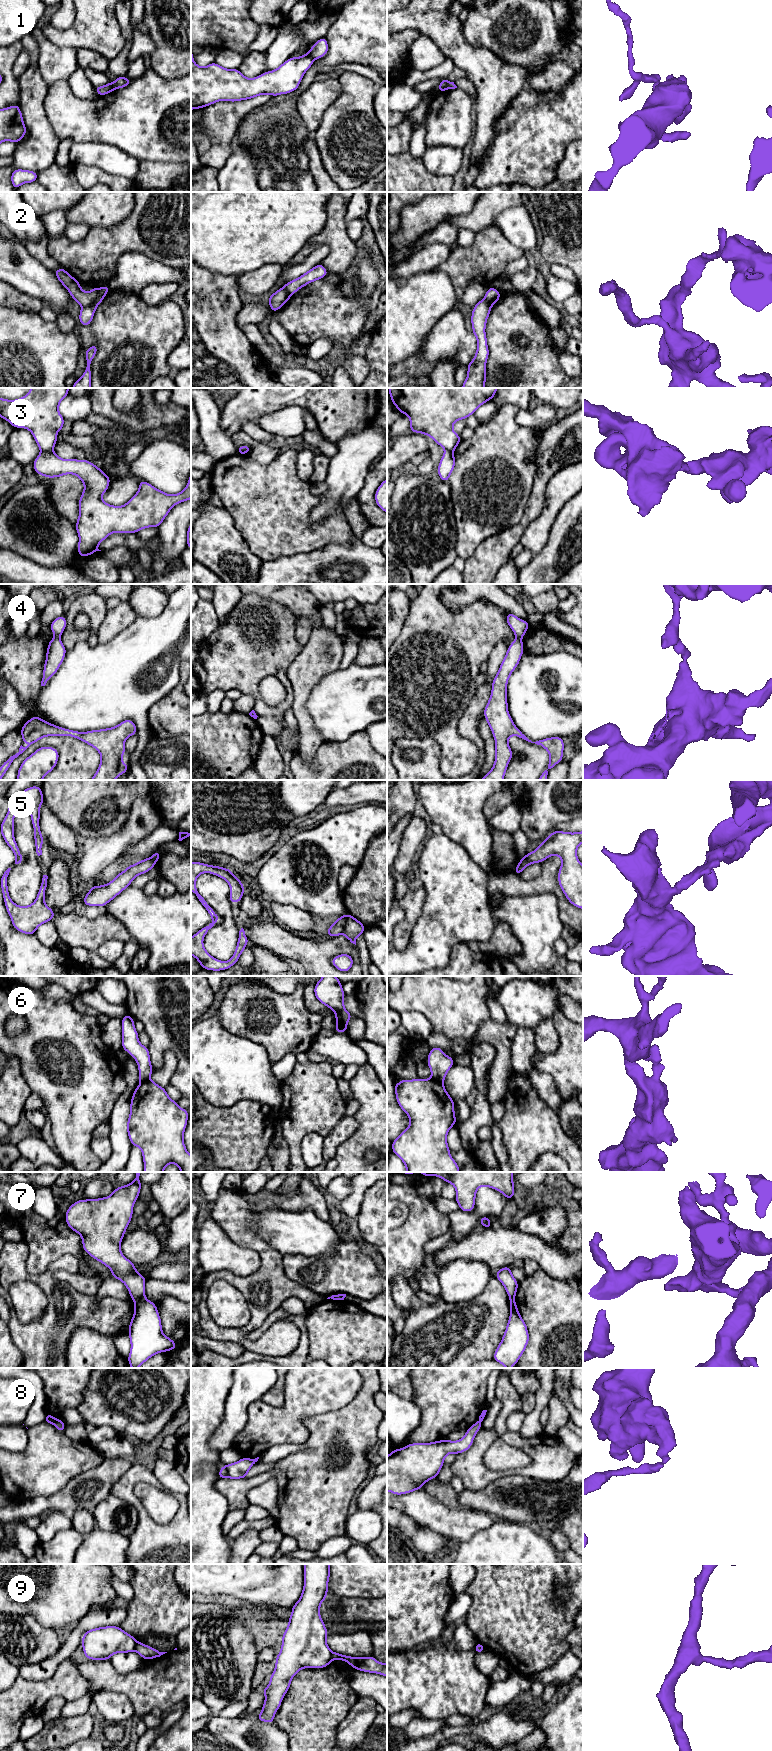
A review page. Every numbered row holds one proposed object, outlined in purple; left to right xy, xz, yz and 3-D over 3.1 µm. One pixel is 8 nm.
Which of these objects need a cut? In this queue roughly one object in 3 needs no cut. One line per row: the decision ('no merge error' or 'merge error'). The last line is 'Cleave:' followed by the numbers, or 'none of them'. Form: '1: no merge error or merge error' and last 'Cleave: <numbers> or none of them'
1: merge error
2: merge error
3: merge error
4: merge error
5: merge error
6: merge error
7: merge error
8: merge error
9: merge error
Cleave: 1, 2, 3, 4, 5, 6, 7, 8, 9

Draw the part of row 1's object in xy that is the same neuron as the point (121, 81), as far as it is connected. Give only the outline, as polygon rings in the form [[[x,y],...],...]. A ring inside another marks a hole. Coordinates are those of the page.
[[[124,75],[117,77],[116,81],[114,82],[116,89],[127,87],[132,80],[127,79]]]

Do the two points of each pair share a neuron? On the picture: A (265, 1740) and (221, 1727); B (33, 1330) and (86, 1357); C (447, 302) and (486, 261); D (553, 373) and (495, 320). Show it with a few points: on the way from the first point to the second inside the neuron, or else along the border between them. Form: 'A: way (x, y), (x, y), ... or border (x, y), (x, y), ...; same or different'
A: way (254, 1738), (232, 1730); same
B: border (79, 1327), (72, 1332), (64, 1357); different
C: border (444, 272), (452, 285), (457, 303); different
D: way (536, 371), (502, 337); same

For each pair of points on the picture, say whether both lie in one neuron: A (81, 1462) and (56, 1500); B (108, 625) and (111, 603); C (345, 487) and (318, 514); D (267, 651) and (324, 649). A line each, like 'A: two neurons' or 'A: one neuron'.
A: two neurons
B: two neurons
C: one neuron
D: two neurons

